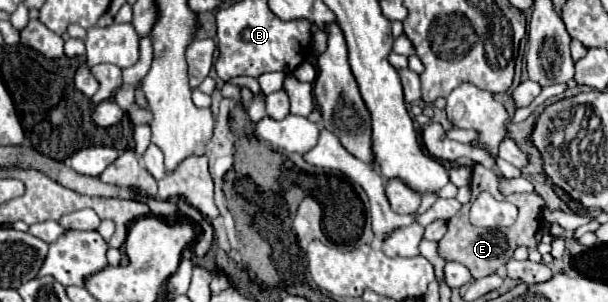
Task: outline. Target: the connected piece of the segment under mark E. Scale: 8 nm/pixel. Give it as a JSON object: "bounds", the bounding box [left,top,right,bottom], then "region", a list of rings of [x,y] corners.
{"bounds":[439,194,543,278],"region":[[[509,194],[505,200],[511,200],[517,208],[519,208],[519,218],[513,226],[503,228],[501,230],[493,230],[493,228],[477,228],[469,222],[469,204],[465,204],[451,220],[449,220],[449,232],[443,236],[443,240],[439,242],[439,254],[451,262],[461,262],[469,268],[469,272],[473,274],[473,278],[483,278],[489,276],[491,272],[501,270],[513,256],[517,246],[527,246],[533,248],[535,246],[535,234],[539,230],[541,224],[541,206],[543,206],[543,198],[539,194]]]}

